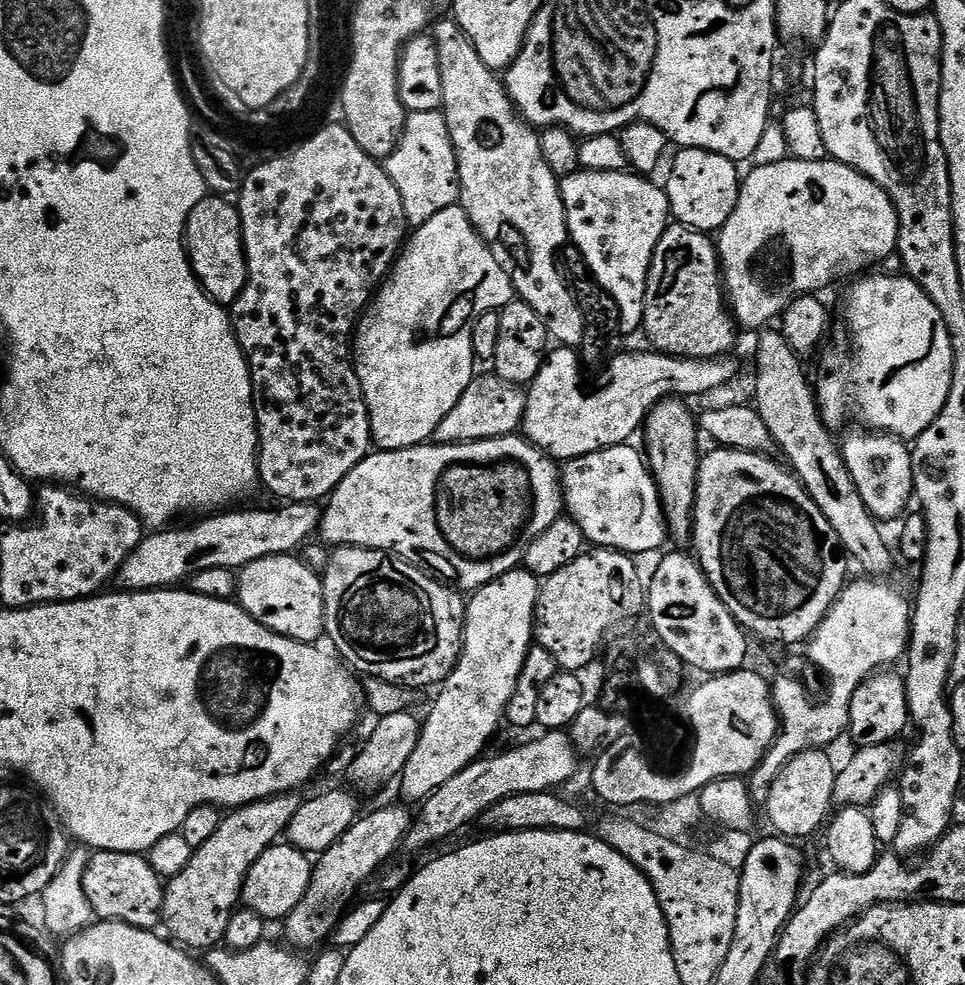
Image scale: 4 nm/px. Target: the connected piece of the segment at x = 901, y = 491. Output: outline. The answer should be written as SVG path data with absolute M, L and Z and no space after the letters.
M863 430L842 440L842 453L845 465L862 494L862 502L875 516L877 521L892 520L895 516L905 515L904 507L914 500L914 470L909 445L894 436L879 430Z

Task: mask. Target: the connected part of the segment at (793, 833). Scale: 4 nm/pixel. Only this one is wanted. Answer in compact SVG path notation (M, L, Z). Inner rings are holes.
M813 750L798 754L778 774L768 799L768 820L775 831L785 838L808 836L825 827L834 805L834 782L836 781L837 765L832 765L829 753L824 750Z

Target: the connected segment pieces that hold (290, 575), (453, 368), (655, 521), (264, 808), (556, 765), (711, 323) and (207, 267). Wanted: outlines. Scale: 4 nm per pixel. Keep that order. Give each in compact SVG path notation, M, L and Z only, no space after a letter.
M295 555L271 556L246 565L238 576L238 603L259 624L286 638L303 644L325 639L323 579Z
M457 206L442 210L442 214L434 214L434 218L430 218L430 222L426 222L411 233L410 239L403 245L400 255L397 256L392 271L388 273L384 283L380 285L376 295L372 297L366 311L361 315L358 327L354 332L354 367L360 379L362 394L370 414L372 438L377 449L393 452L394 450L413 448L419 444L429 443L435 437L438 422L442 422L442 418L446 418L446 414L450 414L450 410L454 410L454 406L462 398L466 386L470 386L470 382L474 378L474 371L472 372L472 364L474 365L472 354L474 322L478 322L478 318L482 318L482 314L487 312L500 312L514 299L509 269L503 268L499 258L492 252L495 252L493 245L487 244L479 236L476 227L470 222L470 218L465 214L463 207Z
M631 443L615 444L609 448L603 448L597 452L591 452L585 456L579 456L573 460L567 461L562 468L562 491L564 494L564 506L567 515L576 523L578 527L584 532L584 539L589 545L598 548L616 548L620 552L627 552L629 554L637 554L636 552L656 552L659 553L664 543L669 543L670 533L668 530L668 522L664 515L664 502L660 499L660 487L656 485L655 475L645 457L636 448L632 448Z
M299 791L283 792L281 796L271 796L231 809L225 815L218 834L193 851L182 874L167 881L162 920L165 925L168 923L169 930L173 932L171 935L185 949L211 950L224 944L226 926L230 926L230 918L241 903L250 866L254 866L265 850L287 833L294 814L298 814L300 809L300 795Z
M548 730L543 733L541 740L532 740L529 744L520 744L517 748L512 748L509 752L500 752L497 756L491 754L474 761L462 774L454 774L446 786L442 786L427 800L423 801L422 808L424 813L415 817L412 829L405 836L403 847L409 848L412 852L420 852L423 848L428 848L431 844L436 844L439 840L444 840L447 836L455 834L459 828L464 828L467 824L472 824L475 820L479 821L490 806L510 798L514 794L526 794L527 792L547 792L559 789L559 784L564 784L576 772L580 760L577 749L574 747L569 733L564 730Z
M679 222L669 223L654 250L654 258L648 271L642 332L643 335L648 335L649 342L653 344L649 345L666 356L685 360L715 360L731 353L728 351L736 344L738 325L726 299L718 244L709 233L685 228Z
M208 194L188 219L186 247L196 279L205 292L218 304L230 306L242 294L248 281L248 263L244 253L244 235L240 225L240 210L231 199L220 194Z

